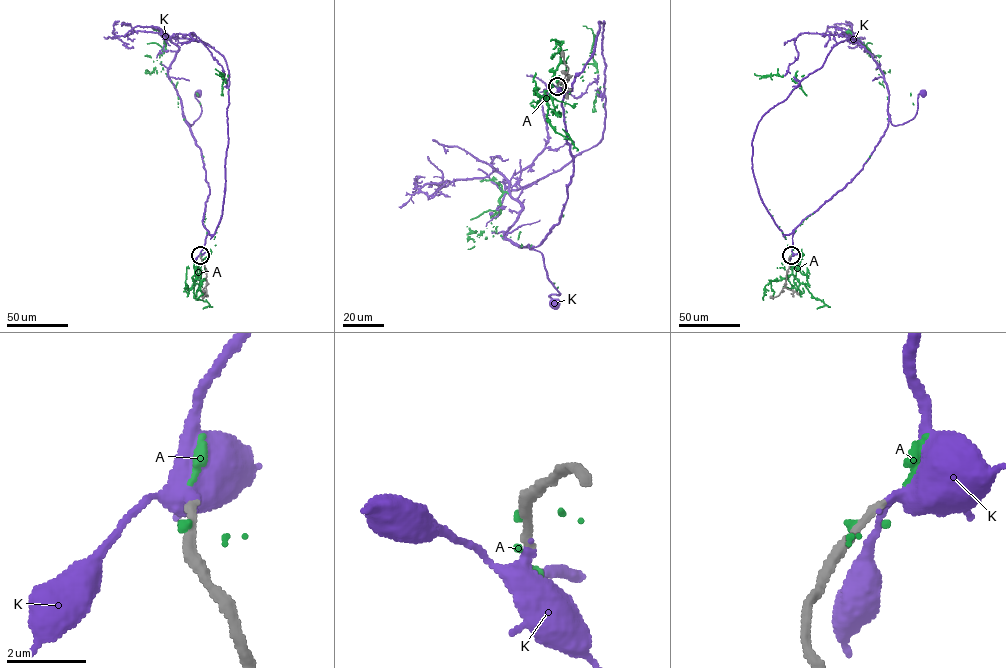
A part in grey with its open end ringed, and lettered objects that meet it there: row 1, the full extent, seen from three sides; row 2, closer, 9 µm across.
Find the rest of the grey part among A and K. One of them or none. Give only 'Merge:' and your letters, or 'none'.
Merge: K

